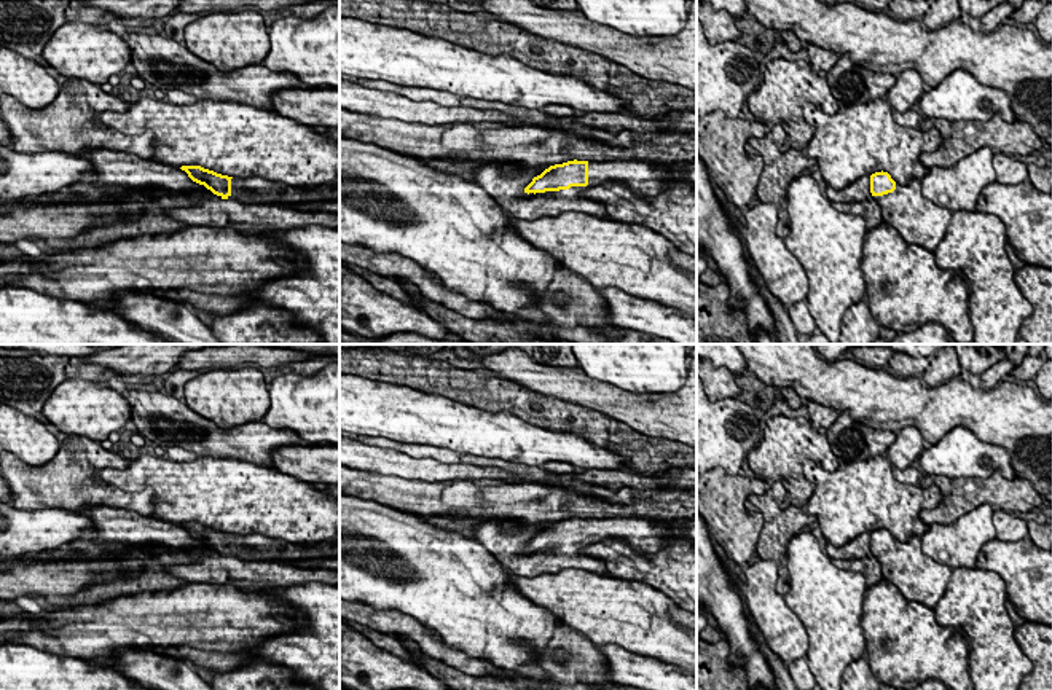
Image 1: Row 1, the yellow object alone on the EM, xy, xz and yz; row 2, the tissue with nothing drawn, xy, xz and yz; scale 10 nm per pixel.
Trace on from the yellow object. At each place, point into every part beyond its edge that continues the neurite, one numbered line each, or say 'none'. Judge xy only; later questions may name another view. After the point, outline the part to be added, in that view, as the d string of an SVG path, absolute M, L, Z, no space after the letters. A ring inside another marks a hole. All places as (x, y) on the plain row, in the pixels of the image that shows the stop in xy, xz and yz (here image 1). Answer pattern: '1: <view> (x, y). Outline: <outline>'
1: xy (251, 547). Outline: M261 534L231 535L231 551L228 556L241 559L265 559L265 561L300 561L308 558L332 558L340 556L340 543L322 542L314 547L304 543L290 543L279 539L265 537Z

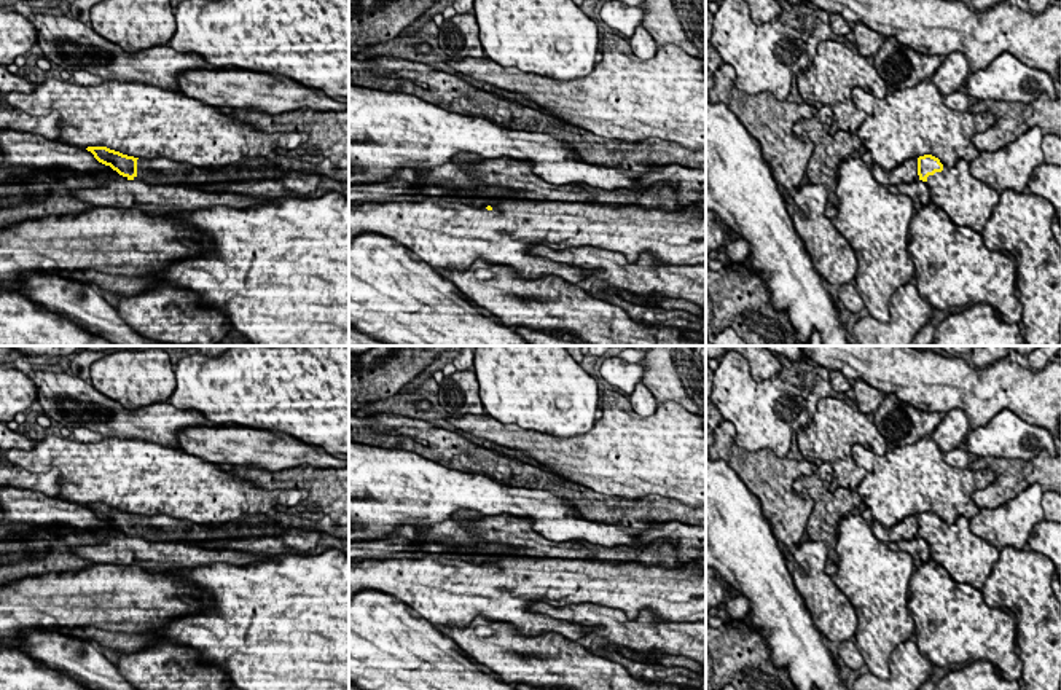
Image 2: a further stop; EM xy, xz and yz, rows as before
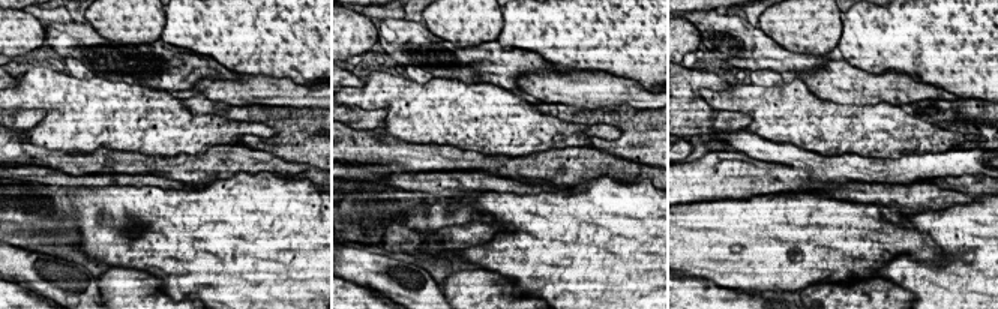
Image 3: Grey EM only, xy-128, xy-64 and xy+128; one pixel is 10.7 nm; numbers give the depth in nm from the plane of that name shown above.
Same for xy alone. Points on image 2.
1: xy (156, 528). Outline: M167 515L137 516L137 532L134 537L147 540L170 540L170 542L206 542L213 539L237 539L252 535L279 535L285 529L298 527L309 531L320 531L331 537L349 539L349 516L343 515L338 521L323 516L314 523L295 515L277 515L271 527L249 527L242 523L228 523L220 527L210 524L196 524L185 519L170 518Z

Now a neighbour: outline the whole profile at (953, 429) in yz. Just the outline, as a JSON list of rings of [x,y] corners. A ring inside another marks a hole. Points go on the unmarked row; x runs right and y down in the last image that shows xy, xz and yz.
[[[954,408],[943,414],[930,438],[937,443],[942,453],[948,453],[959,448],[959,445],[965,441],[969,432],[970,422],[965,411]]]

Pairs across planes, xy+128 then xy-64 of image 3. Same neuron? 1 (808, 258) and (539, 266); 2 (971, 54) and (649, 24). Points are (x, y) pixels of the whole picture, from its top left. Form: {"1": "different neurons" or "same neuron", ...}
{"1": "different neurons", "2": "same neuron"}

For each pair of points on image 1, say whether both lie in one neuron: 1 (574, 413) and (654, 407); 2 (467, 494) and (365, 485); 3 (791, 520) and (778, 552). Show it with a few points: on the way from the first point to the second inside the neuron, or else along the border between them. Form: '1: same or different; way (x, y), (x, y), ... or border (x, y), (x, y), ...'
1: different; border (565, 400), (598, 410), (624, 421), (633, 429)
2: same; way (442, 494), (402, 494), (391, 491)
3: same; way (783, 528), (778, 533), (778, 544)

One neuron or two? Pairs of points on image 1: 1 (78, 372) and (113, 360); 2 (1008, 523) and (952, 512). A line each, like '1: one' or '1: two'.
1: two
2: two

